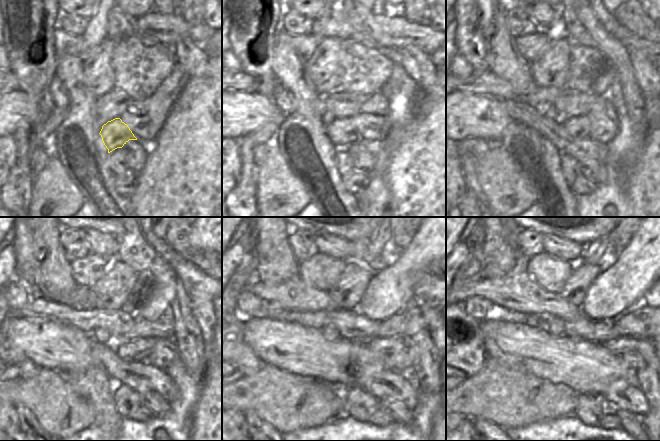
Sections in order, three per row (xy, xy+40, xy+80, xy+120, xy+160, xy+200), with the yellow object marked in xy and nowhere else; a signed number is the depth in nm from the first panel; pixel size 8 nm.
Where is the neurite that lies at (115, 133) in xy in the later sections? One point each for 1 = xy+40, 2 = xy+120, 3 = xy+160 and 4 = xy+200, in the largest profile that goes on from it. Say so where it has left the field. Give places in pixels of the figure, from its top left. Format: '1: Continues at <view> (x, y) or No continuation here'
1: Continues at xy+40 (342, 132)
2: Continues at xy+120 (135, 350)
3: Continues at xy+160 (382, 346)
4: Continues at xy+200 (643, 346)

